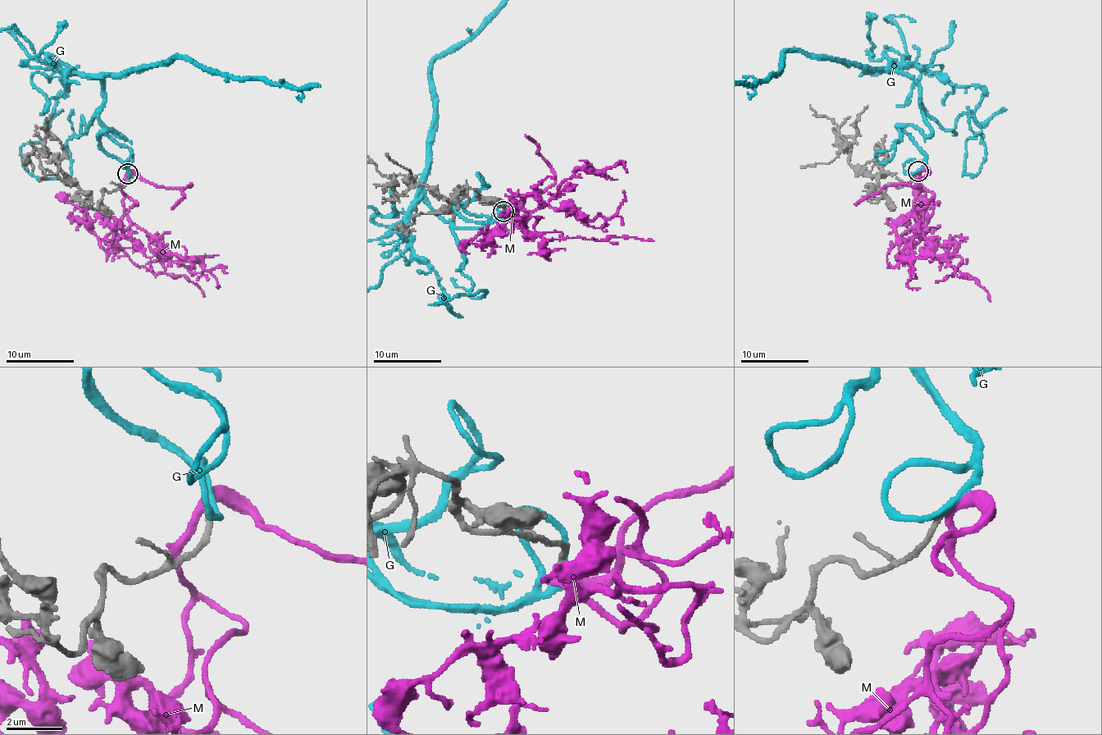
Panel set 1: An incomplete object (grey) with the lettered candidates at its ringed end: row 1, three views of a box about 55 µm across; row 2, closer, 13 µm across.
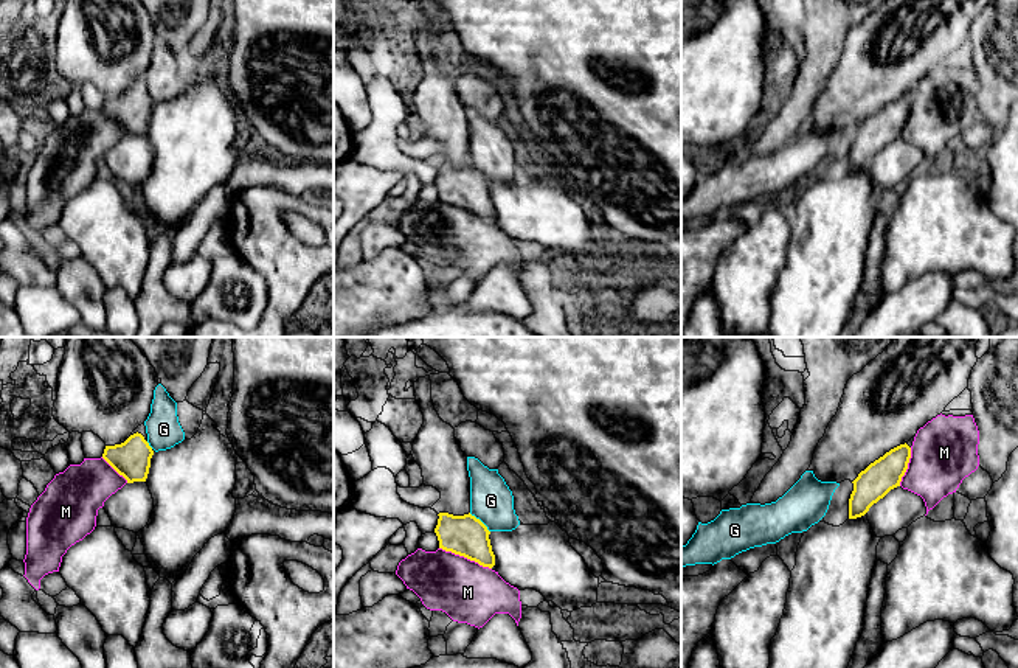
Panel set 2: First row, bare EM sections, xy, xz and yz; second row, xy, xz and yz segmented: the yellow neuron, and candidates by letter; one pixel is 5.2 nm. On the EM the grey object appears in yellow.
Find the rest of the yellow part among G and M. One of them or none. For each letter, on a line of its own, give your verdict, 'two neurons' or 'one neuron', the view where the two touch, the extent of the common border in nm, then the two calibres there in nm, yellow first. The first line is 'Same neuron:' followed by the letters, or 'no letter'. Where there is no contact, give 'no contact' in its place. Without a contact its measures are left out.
Same neuron: M
G: two neurons; contact in xz; length 150 nm; calibres 220 and 220 nm
M: one neuron; contact in xz; length 300 nm; calibres 220 and 320 nm

